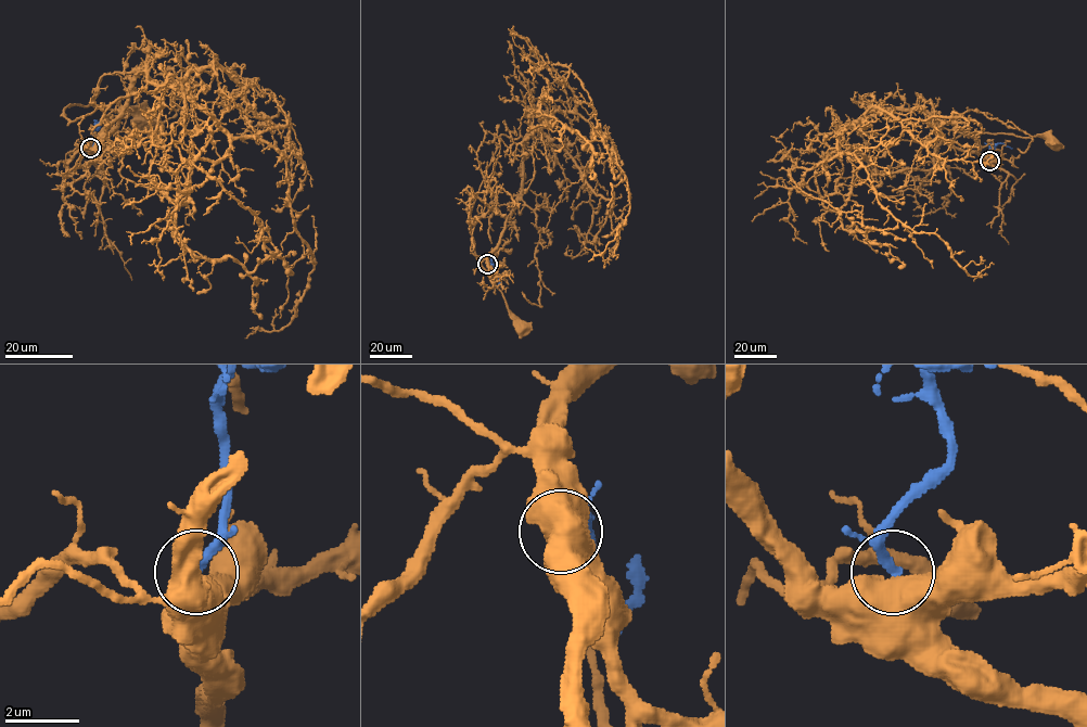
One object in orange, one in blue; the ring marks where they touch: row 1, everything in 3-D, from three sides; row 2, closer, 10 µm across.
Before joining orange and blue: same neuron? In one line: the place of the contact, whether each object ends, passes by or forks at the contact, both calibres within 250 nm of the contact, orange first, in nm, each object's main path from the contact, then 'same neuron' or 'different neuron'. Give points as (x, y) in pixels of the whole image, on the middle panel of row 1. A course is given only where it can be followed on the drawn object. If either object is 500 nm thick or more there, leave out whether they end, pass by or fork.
at (487, 264); 750 nm thick on the orange side, 280 nm on the other; orange runs (487, 264), (521, 191), (521, 137), (500, 136), (470, 215), (470, 233), (476, 258), (523, 328); blue runs (487, 264), (498, 276), (498, 287); different neuron

